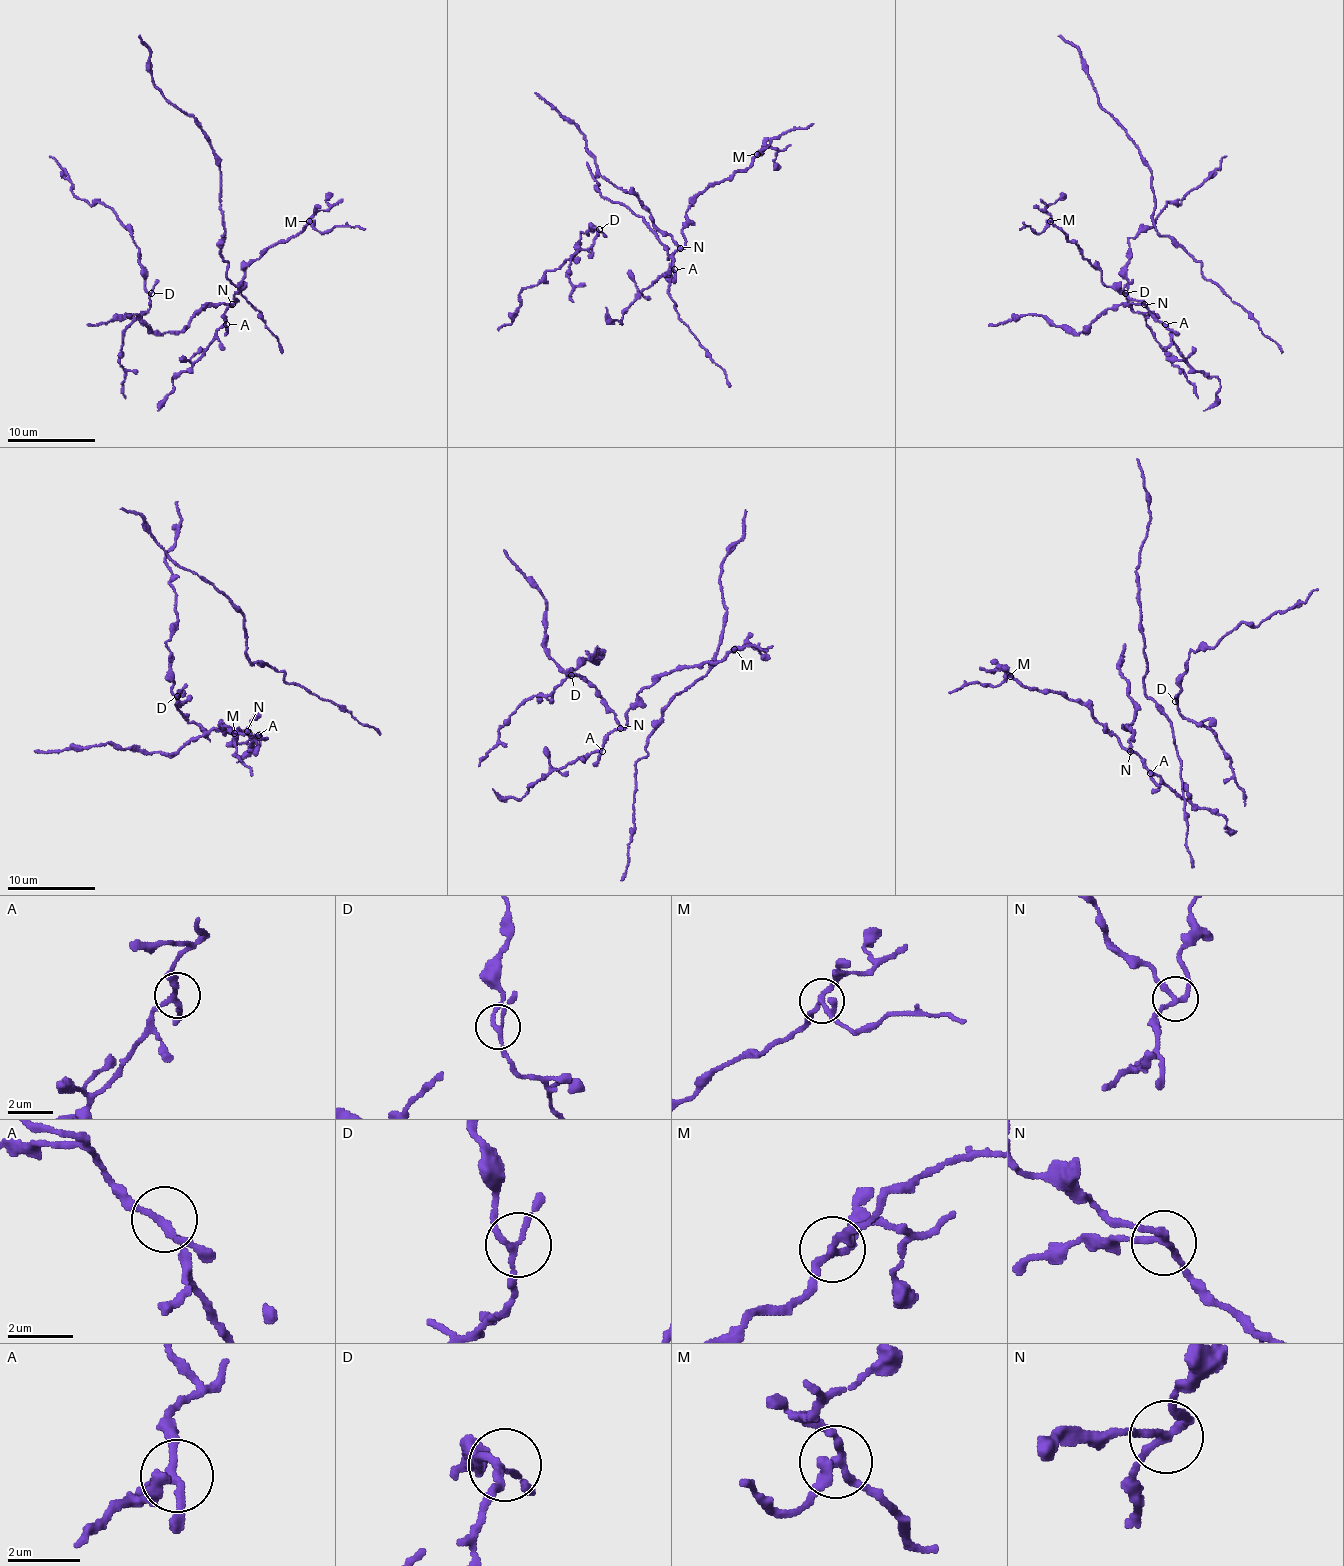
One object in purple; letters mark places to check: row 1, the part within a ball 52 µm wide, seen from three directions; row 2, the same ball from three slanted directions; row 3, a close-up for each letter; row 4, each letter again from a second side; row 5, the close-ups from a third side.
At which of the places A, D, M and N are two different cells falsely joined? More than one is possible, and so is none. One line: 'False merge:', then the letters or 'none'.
False merge: M, N

